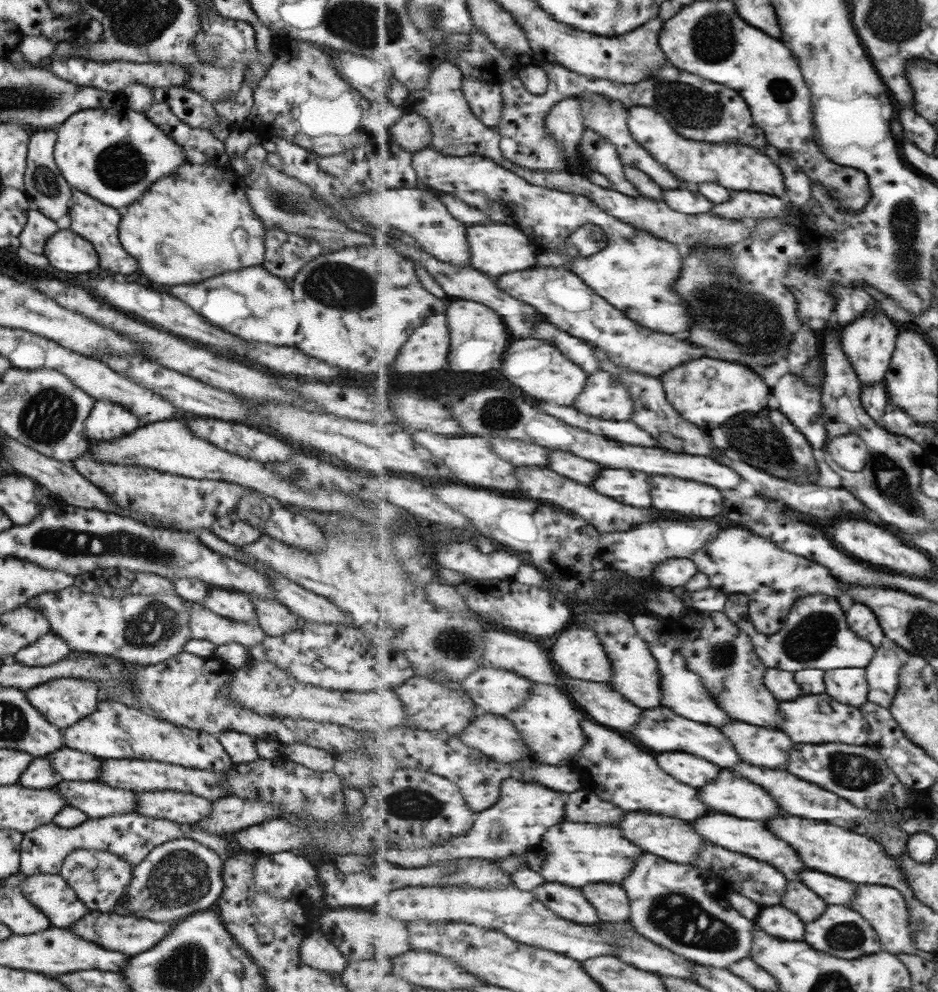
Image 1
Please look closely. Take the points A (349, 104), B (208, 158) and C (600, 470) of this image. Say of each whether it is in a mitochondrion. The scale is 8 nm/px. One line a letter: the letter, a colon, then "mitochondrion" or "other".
A: other
B: other
C: other

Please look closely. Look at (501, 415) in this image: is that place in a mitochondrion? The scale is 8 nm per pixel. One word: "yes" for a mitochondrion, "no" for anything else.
yes

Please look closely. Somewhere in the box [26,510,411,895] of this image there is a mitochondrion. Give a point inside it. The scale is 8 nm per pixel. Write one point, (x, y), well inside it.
(57, 540)

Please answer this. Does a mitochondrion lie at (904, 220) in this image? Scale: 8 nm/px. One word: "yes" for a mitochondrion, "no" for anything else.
yes

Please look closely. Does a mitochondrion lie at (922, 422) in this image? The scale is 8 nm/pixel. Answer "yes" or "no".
no

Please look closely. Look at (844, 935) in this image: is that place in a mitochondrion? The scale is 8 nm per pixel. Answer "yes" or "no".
yes

